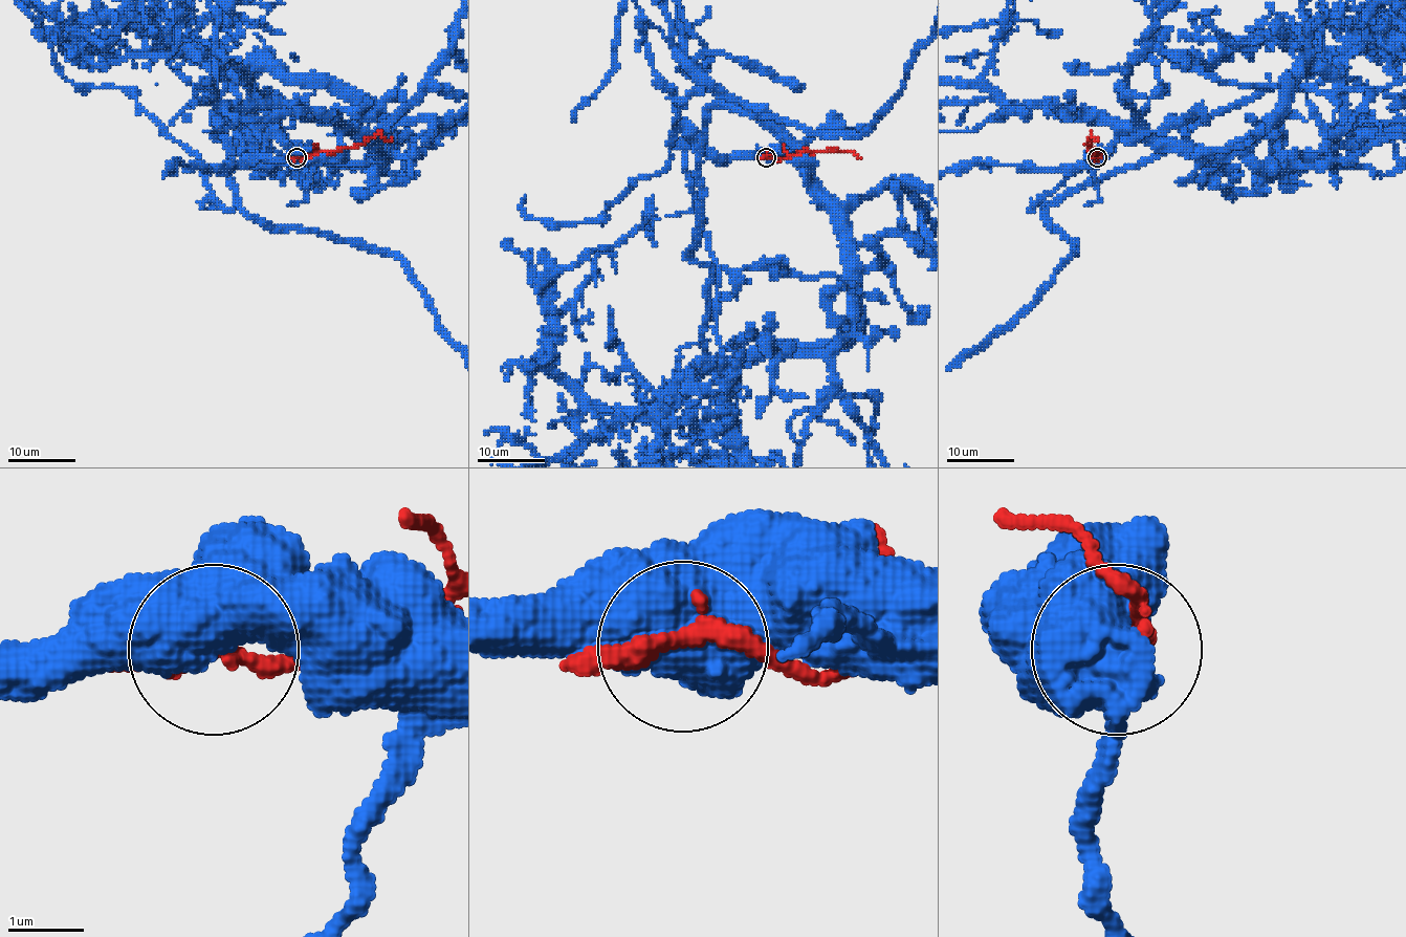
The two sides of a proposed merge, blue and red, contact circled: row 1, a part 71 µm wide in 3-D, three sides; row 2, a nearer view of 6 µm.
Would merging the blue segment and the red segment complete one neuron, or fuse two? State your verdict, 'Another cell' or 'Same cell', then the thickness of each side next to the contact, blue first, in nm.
Another cell. Thickness 1300 nm (blue) against 280 nm

